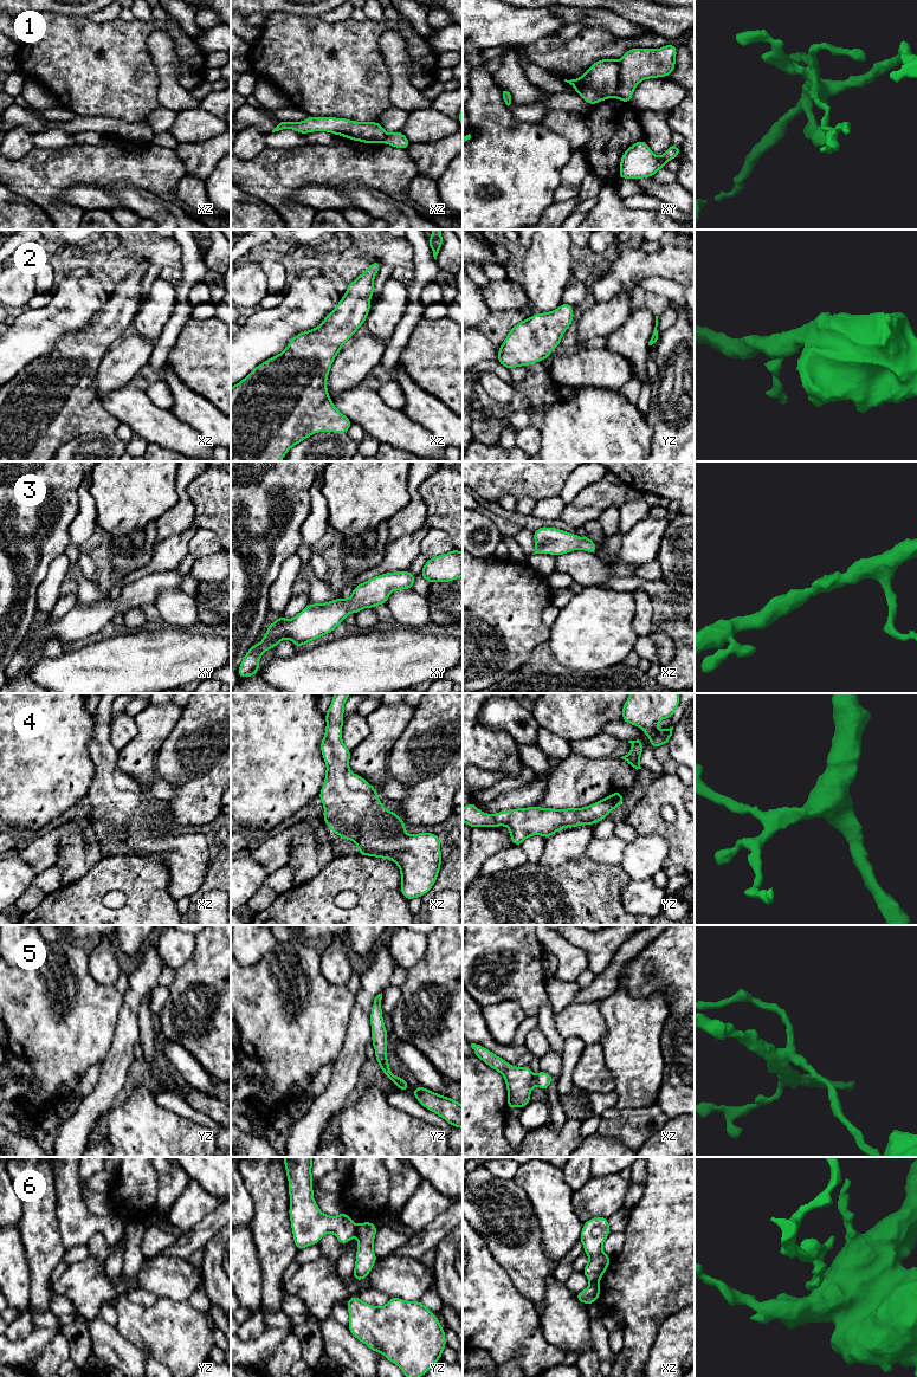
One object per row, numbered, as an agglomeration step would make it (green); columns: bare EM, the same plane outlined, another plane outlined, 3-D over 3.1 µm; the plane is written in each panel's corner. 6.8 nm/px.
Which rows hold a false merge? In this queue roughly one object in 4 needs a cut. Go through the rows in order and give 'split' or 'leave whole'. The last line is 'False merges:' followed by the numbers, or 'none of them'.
1: split
2: leave whole
3: leave whole
4: leave whole
5: split
6: split
False merges: 1, 5, 6

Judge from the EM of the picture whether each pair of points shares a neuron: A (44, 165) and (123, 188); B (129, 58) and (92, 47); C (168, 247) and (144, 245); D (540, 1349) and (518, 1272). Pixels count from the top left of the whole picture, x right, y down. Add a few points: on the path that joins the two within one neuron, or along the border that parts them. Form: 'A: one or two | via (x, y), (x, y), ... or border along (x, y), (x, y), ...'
A: two | border along (96, 183), (124, 181), (133, 187)
B: one | via (120, 52), (107, 52), (102, 47)
C: one | via (162, 247), (150, 247)
D: two | border along (509, 1275), (514, 1286), (537, 1311)

